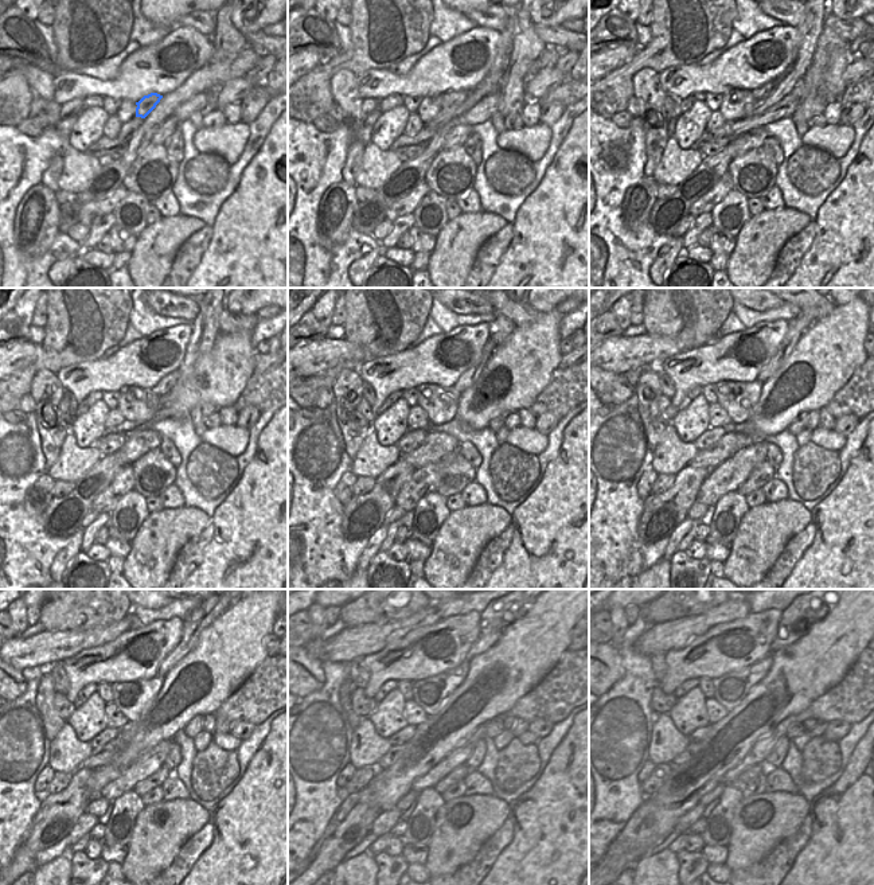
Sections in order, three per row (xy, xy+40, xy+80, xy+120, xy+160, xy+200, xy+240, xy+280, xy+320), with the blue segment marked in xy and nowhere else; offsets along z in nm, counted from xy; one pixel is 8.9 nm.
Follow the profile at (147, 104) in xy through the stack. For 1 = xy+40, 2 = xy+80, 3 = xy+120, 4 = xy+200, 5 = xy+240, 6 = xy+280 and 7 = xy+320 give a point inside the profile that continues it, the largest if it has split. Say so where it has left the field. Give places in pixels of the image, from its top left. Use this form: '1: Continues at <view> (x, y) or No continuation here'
1: Continues at xy+40 (452, 100)
2: Continues at xy+80 (760, 94)
3: Continues at xy+120 (166, 383)
4: Continues at xy+200 (796, 327)
5: Continues at xy+240 (194, 624)
6: Continues at xy+280 (492, 624)
7: Continues at xy+320 (792, 626).

